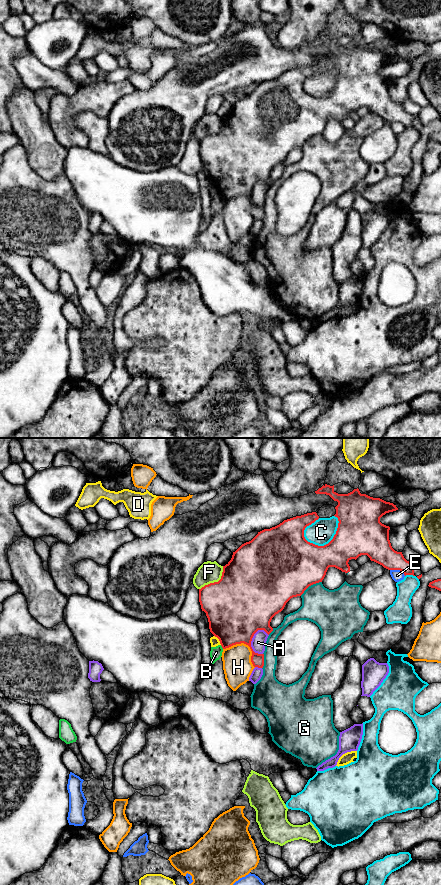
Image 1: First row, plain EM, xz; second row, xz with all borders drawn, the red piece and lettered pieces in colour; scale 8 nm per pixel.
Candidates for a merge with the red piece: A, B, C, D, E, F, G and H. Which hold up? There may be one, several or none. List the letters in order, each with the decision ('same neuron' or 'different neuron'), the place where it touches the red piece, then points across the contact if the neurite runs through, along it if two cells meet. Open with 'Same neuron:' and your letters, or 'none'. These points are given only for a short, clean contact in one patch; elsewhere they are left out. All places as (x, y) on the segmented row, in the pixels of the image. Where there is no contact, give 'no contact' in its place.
Same neuron: none
A: different neuron; meets red in xz at (250, 644)
B: different neuron; meets red in xz at (222, 647); border along xz (220, 645), (223, 648)
C: different neuron; meets red in xz at (329, 542)
D: different neuron; meets red in xz at (219, 640)
E: different neuron; meets red in xz at (398, 569)
F: different neuron; meets red in xz at (215, 582)
G: different neuron; meets red in xz at (310, 585)
H: different neuron; meets red in xz at (246, 644)

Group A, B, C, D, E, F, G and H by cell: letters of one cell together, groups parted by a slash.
A / B / C / D F / E / G / H

